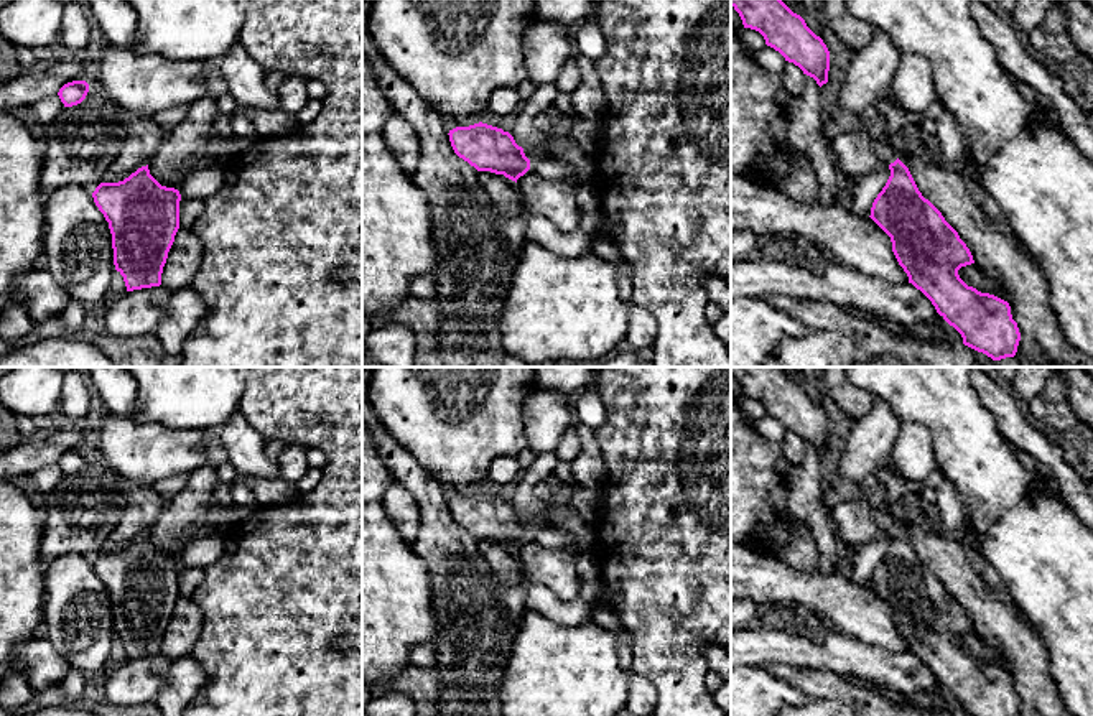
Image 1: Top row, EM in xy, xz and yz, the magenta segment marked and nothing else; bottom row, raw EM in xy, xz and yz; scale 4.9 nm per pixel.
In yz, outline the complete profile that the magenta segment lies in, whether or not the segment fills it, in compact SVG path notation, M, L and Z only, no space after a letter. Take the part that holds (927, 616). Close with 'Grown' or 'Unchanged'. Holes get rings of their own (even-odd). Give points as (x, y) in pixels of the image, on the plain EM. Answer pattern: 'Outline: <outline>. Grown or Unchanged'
Outline: M897 527L889 533L891 545L871 576L871 588L891 606L892 621L917 658L953 695L968 716L1017 716L1021 701L1007 670L968 655L958 644L961 635L974 632L966 612L945 589L942 581L922 565L909 537Z. Unchanged

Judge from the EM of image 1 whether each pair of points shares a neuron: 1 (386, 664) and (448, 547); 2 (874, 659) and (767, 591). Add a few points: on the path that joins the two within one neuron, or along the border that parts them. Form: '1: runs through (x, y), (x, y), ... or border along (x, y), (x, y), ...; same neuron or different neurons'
1: border along (412, 547), (427, 568), (430, 606), (435, 619); different neurons
2: border along (833, 624), (868, 644); different neurons

